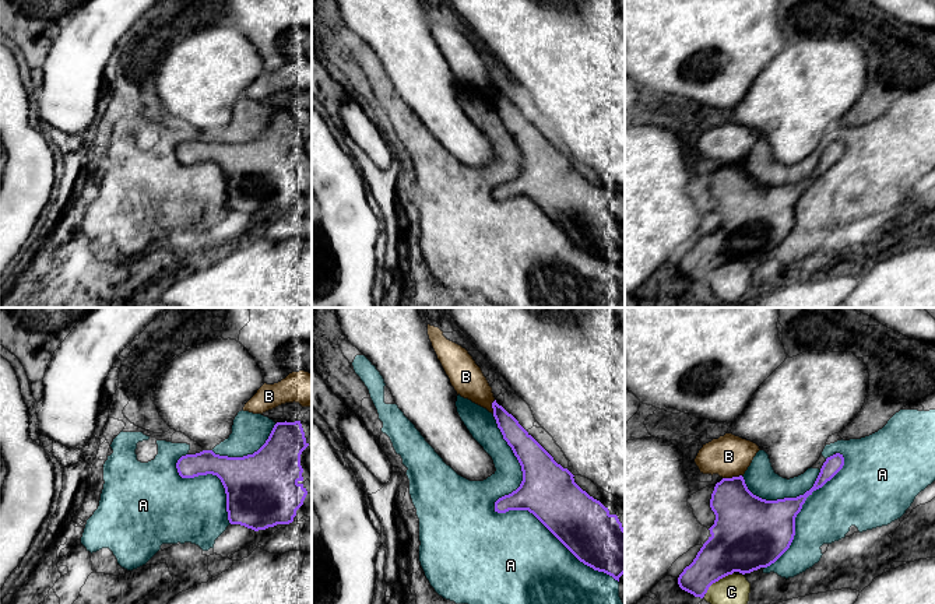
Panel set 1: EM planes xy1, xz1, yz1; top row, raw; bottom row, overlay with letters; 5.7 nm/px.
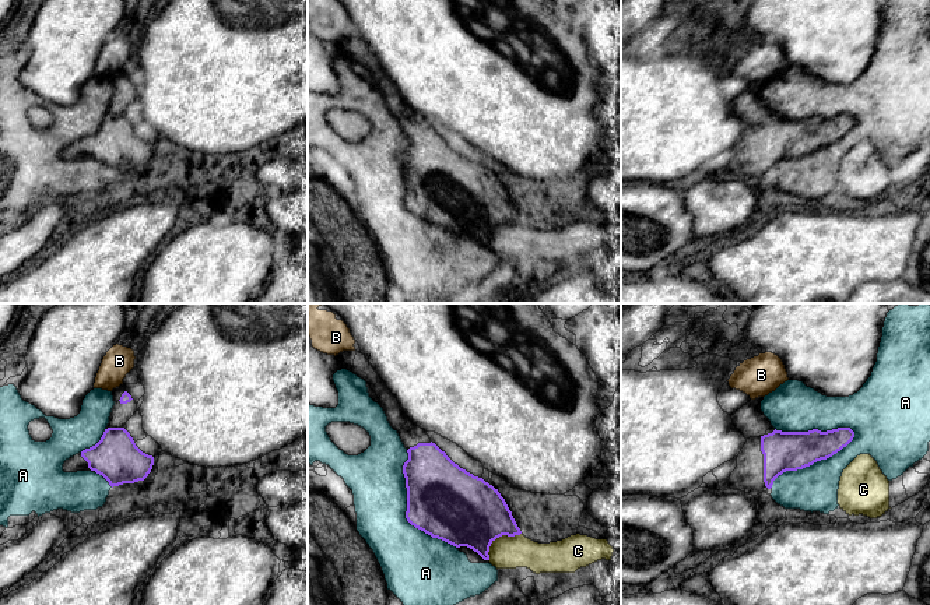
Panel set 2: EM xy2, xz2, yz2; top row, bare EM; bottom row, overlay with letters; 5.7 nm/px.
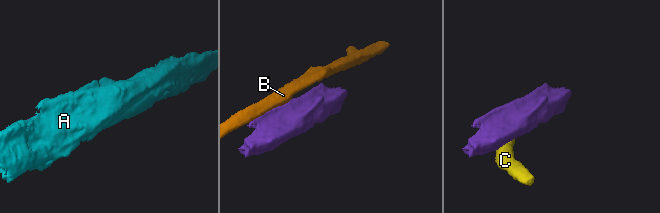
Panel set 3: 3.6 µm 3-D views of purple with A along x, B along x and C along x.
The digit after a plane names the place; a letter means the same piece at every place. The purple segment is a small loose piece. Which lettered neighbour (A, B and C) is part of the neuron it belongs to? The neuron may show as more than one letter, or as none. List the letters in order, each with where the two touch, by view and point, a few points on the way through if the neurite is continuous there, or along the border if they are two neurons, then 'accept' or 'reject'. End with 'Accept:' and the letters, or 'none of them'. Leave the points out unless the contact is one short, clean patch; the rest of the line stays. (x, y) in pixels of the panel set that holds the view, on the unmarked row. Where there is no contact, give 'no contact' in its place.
A: xz1 (506, 197) | reject
B: yz1 (733, 164) | reject
C: xz2 (498, 224) | along xz2 (520, 220), (499, 222), (490, 234), (488, 246) | reject
Accept: none of them

